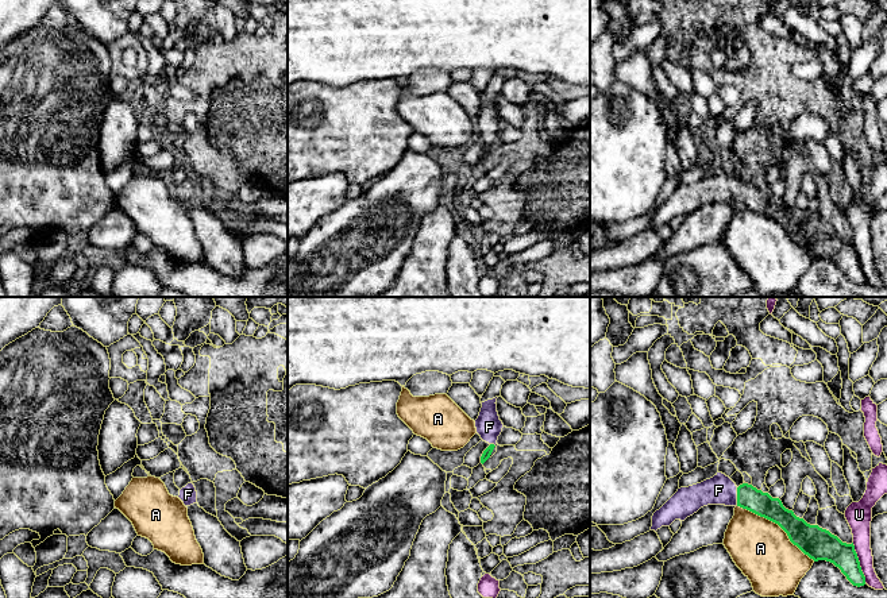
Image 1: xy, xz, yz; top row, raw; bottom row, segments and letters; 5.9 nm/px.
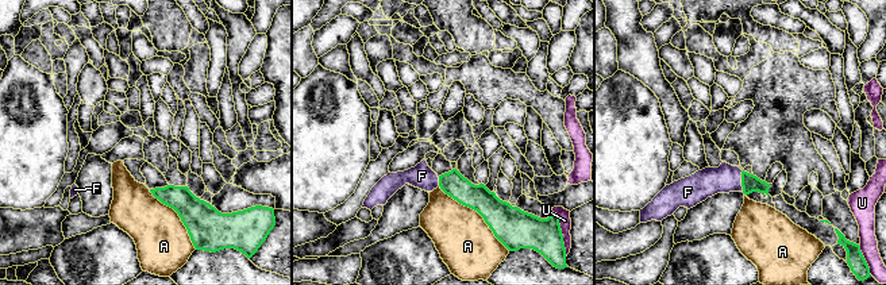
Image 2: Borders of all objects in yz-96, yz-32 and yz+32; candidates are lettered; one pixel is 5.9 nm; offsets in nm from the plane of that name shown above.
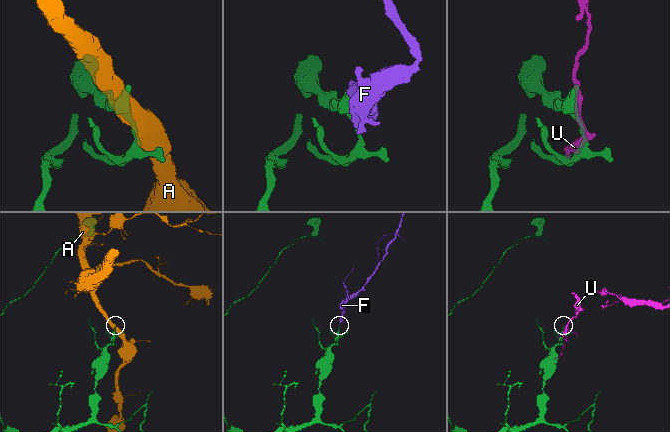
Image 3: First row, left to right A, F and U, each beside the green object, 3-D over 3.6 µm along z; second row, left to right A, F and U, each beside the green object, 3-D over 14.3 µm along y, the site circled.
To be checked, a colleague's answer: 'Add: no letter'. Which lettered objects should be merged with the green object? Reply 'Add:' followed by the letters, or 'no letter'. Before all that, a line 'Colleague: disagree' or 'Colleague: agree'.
Colleague: disagree
Add: F

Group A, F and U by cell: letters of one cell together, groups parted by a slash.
A / F / U

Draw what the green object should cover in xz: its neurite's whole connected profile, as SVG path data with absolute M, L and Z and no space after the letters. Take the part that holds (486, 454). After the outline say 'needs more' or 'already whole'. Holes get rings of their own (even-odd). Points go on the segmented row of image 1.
M498 397L481 402L482 408L478 418L475 420L477 433L481 436L483 441L490 444L481 456L482 464L490 458L497 444L498 436L501 435L504 428L504 424L500 420L497 412L497 398Z | needs more

